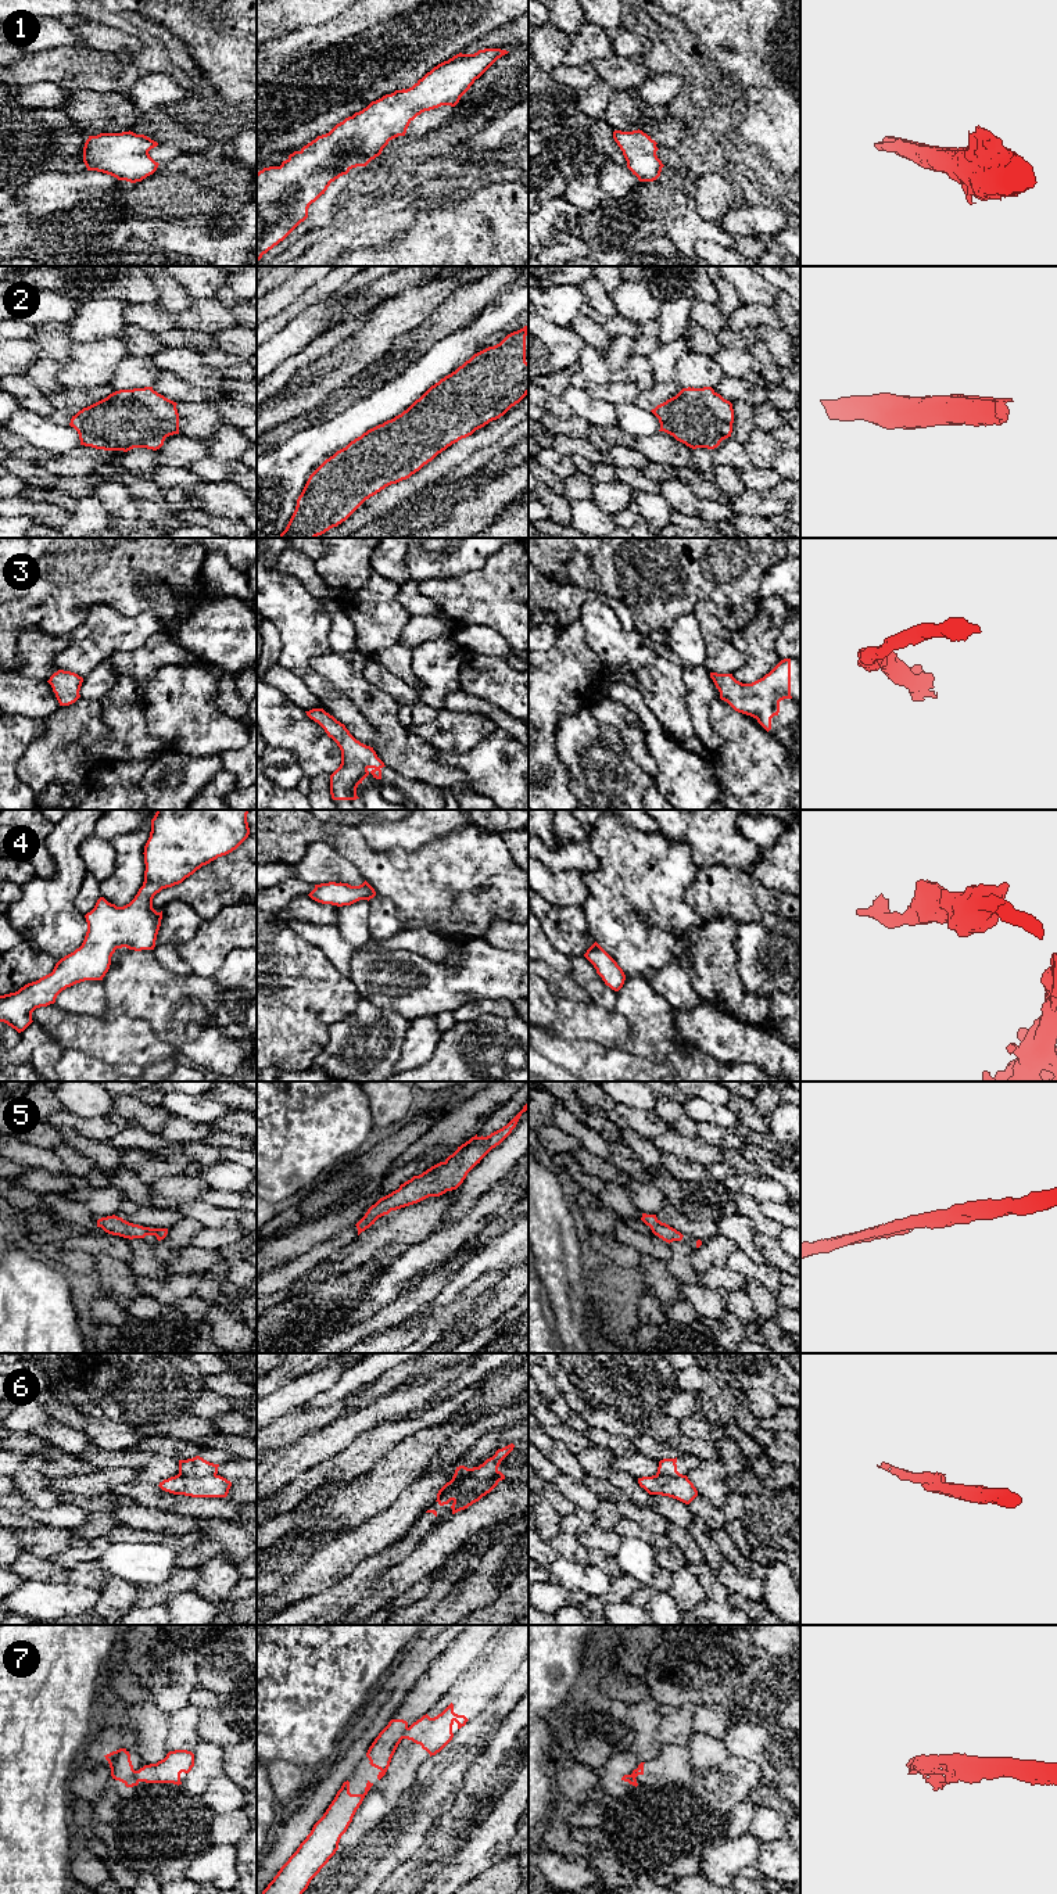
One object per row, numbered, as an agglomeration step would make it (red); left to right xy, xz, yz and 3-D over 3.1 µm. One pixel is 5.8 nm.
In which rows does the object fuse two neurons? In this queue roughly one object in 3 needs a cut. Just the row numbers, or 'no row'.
6, 7

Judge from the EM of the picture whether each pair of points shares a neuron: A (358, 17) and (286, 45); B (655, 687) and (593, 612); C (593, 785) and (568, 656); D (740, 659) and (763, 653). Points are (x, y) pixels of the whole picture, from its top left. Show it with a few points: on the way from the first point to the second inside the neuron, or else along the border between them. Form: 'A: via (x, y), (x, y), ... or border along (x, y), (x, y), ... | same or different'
A: via (340, 28), (304, 42) | same
B: via (648, 669), (609, 630) | same
C: border along (594, 680), (587, 699), (562, 716), (556, 732) | different
D: border along (731, 632), (731, 644), (746, 656), (734, 673) | different

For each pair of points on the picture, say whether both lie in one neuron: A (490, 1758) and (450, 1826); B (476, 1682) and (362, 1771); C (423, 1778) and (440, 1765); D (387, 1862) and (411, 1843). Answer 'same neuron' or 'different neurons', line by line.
A: same neuron
B: same neuron
C: same neuron
D: same neuron

